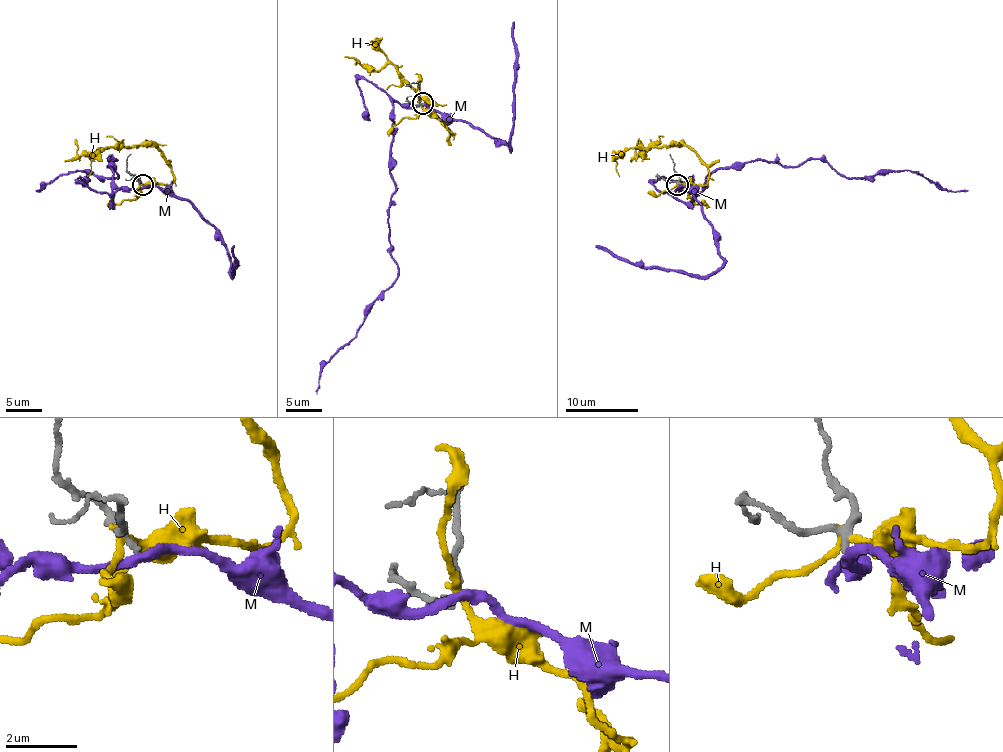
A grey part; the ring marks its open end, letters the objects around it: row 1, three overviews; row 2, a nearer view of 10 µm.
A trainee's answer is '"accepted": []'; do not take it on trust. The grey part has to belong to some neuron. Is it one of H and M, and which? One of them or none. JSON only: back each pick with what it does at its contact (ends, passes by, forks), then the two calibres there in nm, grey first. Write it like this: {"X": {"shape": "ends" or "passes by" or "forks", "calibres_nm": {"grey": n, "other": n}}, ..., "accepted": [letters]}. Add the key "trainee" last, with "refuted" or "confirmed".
{"accepted": [], "trainee": "confirmed"}

